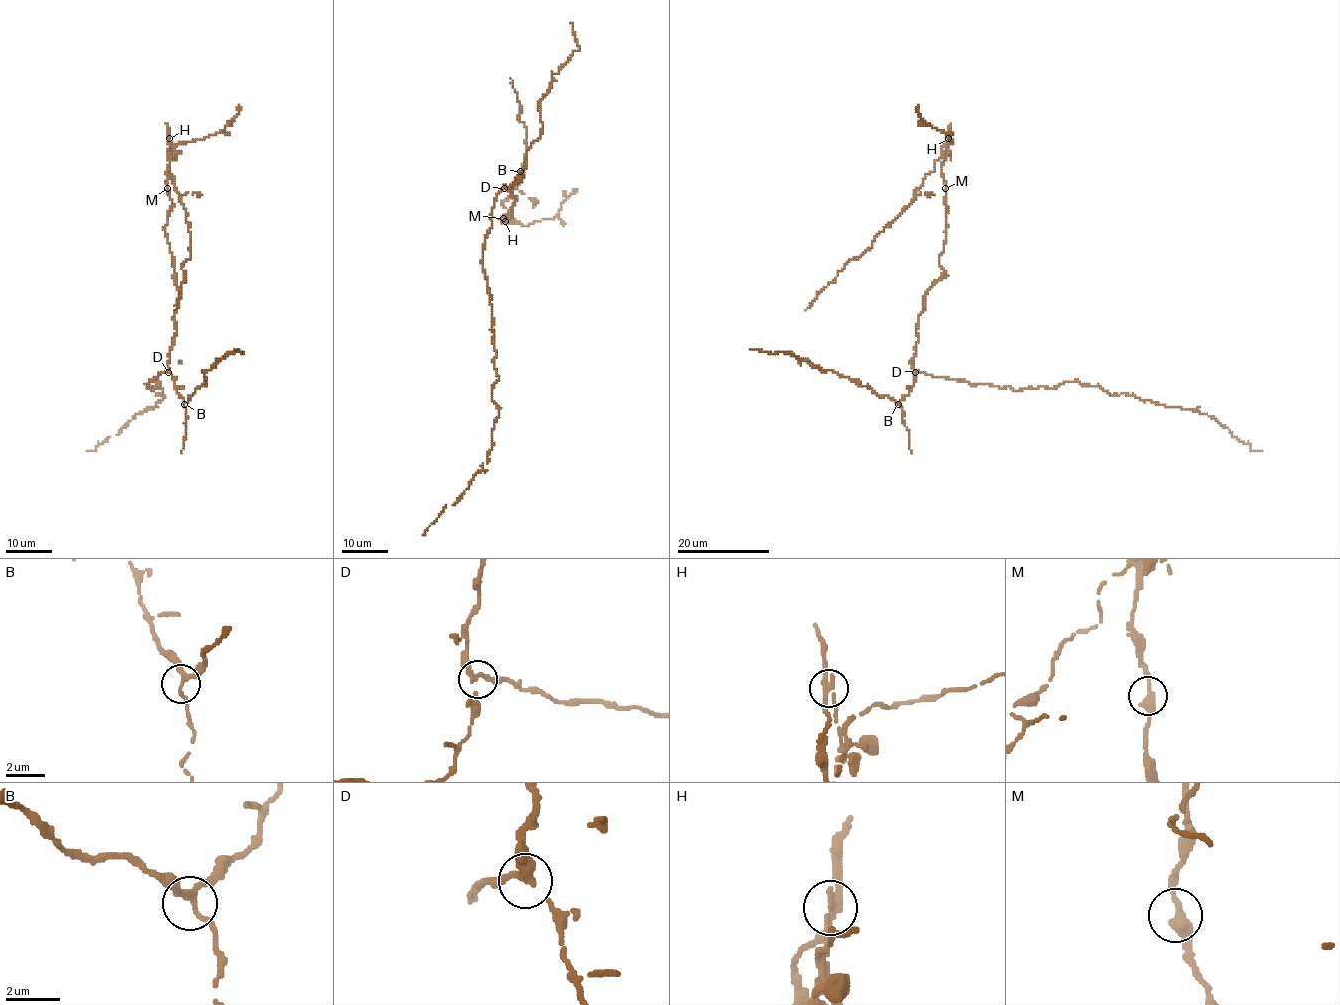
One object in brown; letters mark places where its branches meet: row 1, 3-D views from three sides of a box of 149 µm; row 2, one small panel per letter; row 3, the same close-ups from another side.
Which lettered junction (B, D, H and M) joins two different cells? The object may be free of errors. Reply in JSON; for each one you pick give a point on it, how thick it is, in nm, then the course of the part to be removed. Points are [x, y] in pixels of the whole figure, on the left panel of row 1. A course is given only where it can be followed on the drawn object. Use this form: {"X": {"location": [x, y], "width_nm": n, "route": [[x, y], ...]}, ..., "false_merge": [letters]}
{"H": {"location": [169, 138], "width_nm": 280, "route": [[169, 139], [174, 153], [166, 172], [186, 209], [191, 236], [175, 311]]}, "false_merge": ["H"]}

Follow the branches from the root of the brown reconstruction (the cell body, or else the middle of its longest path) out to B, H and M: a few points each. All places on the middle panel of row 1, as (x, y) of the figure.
B: (512, 189), (504, 186), (510, 187), (520, 171)
H: (512, 189), (515, 201), (511, 216), (510, 211), (500, 218), (508, 218), (503, 218), (505, 215), (505, 221)
M: (512, 189), (510, 192), (515, 201), (511, 216), (510, 211), (500, 218), (508, 218), (503, 218)

